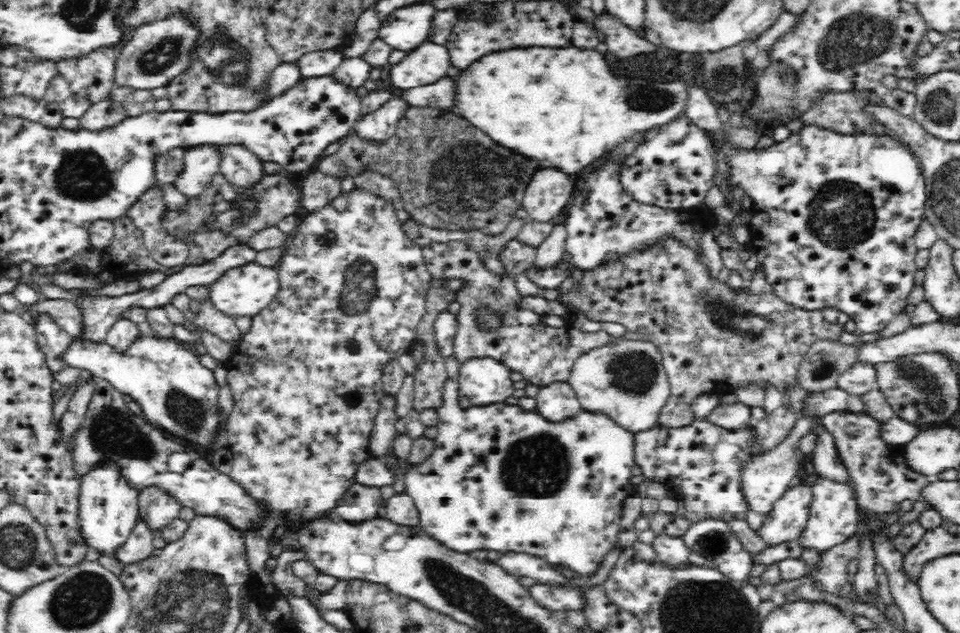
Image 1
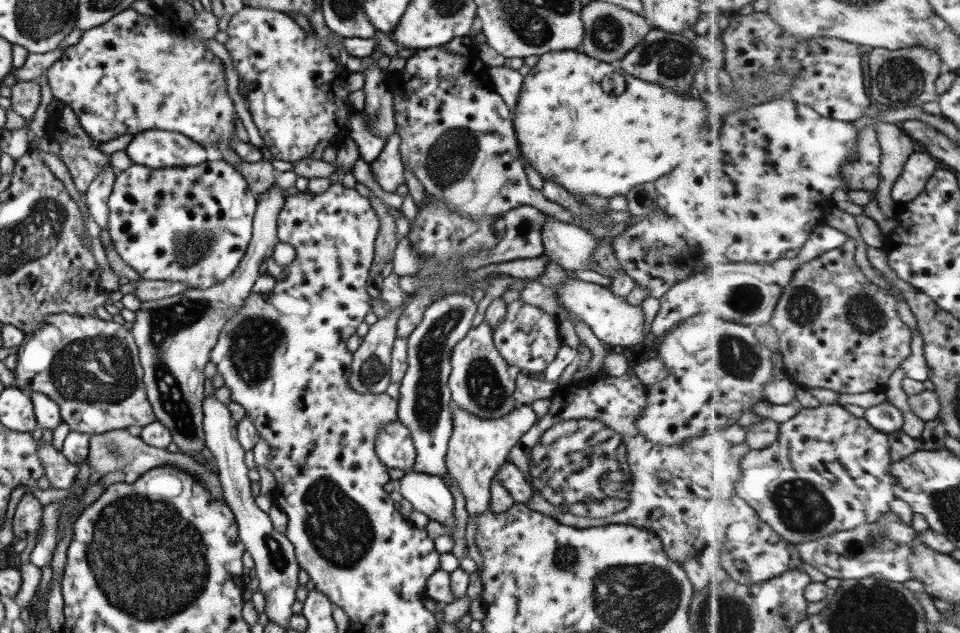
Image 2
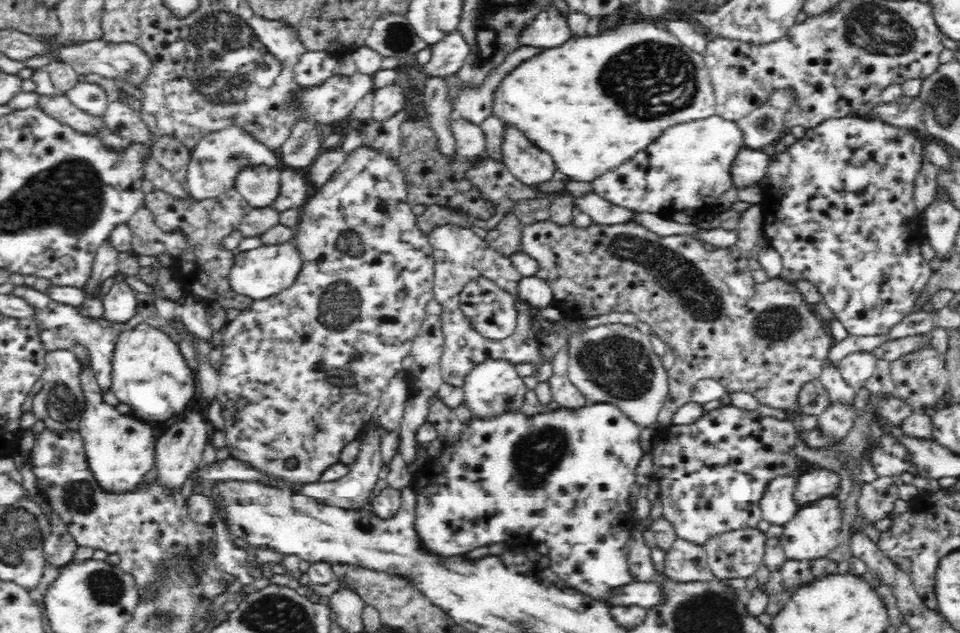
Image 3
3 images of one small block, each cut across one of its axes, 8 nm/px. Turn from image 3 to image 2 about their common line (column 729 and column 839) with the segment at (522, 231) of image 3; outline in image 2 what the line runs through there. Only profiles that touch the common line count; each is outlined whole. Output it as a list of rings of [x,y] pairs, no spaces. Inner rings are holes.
[[[848,237],[846,244],[841,247],[826,251],[822,256],[808,263],[801,264],[801,268],[795,272],[792,282],[785,288],[784,295],[782,295],[774,318],[772,318],[771,325],[773,326],[773,332],[778,336],[776,347],[783,356],[785,366],[789,371],[788,376],[807,389],[824,387],[844,394],[864,394],[864,392],[887,391],[891,378],[894,376],[894,372],[900,368],[904,360],[912,357],[913,340],[915,336],[912,336],[912,326],[902,318],[901,311],[898,310],[898,298],[896,298],[896,295],[892,295],[892,293],[886,291],[884,287],[874,283],[869,276],[865,275],[865,271],[859,266],[856,259],[856,248],[858,248],[857,240]]]

